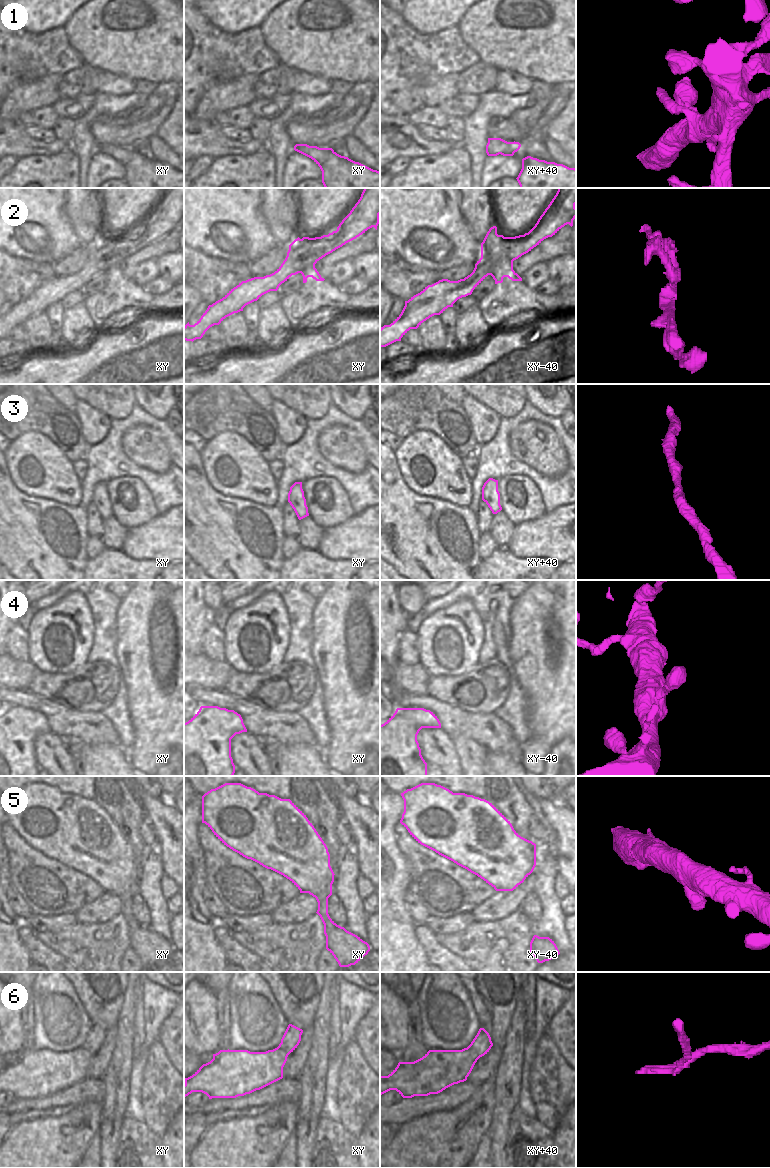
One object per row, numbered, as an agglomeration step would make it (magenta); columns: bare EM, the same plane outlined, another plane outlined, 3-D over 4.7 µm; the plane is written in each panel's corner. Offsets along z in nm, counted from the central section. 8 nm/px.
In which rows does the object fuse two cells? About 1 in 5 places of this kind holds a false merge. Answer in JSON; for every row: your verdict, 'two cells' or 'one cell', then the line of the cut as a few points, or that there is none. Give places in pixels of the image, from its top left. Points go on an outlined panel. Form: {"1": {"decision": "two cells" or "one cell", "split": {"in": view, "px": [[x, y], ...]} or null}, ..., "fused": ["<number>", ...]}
{"1": {"decision": "one cell", "split": null}, "2": {"decision": "two cells", "split": {"in": "xy-40", "px": [[512, 260], [507, 257], [499, 258], [490, 274]]}}, "3": {"decision": "one cell", "split": null}, "4": {"decision": "one cell", "split": null}, "5": {"decision": "one cell", "split": null}, "6": {"decision": "two cells", "split": {"in": "xy+40", "px": [[467, 1047], [478, 1058]]}}, "fused": ["2", "6"]}

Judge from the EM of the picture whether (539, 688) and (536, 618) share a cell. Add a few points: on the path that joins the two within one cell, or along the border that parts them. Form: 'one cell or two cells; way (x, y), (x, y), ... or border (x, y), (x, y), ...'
one cell; way (539, 671), (539, 635)

